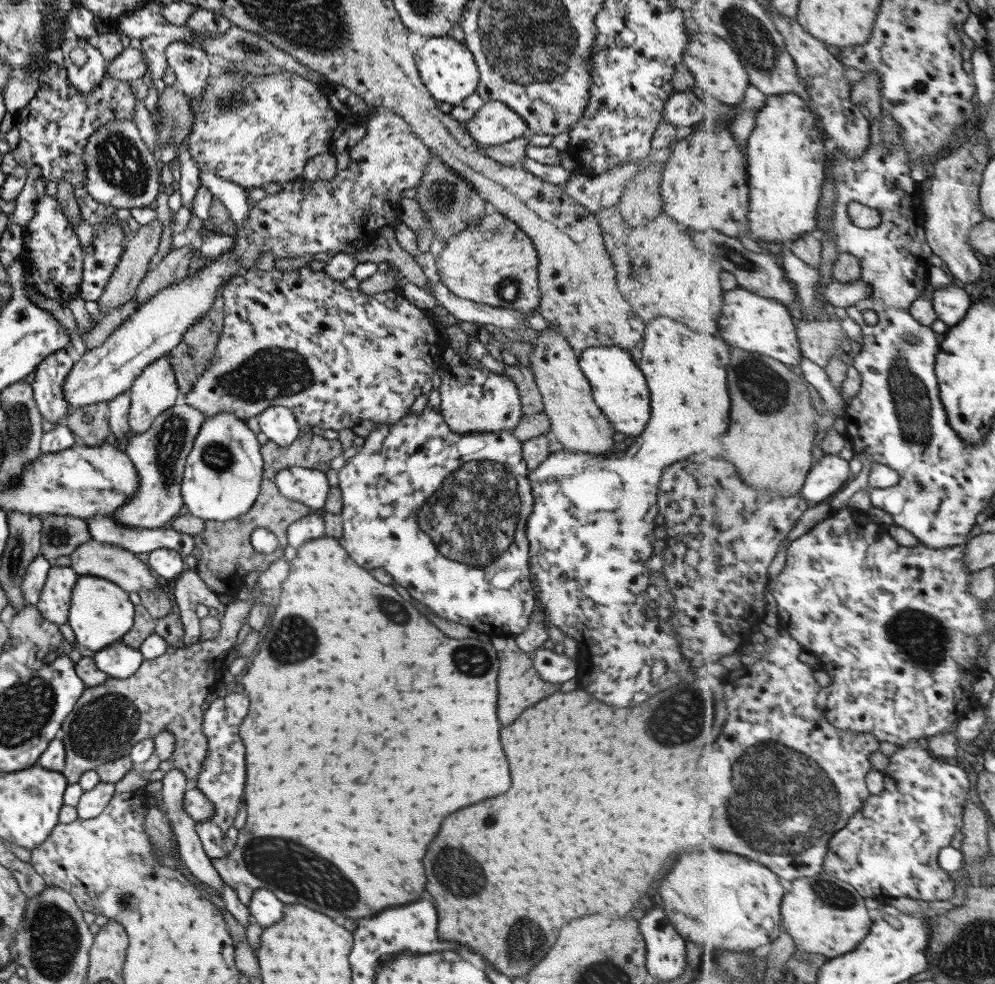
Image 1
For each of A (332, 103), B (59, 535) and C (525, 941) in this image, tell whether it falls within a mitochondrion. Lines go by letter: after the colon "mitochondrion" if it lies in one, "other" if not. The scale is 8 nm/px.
A: other
B: mitochondrion
C: mitochondrion

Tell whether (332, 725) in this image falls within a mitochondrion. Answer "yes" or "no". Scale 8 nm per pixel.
no

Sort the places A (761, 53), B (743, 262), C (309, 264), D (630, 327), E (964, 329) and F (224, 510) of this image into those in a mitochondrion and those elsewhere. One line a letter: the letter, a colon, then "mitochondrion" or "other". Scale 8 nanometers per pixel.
A: mitochondrion
B: mitochondrion
C: other
D: other
E: other
F: other

